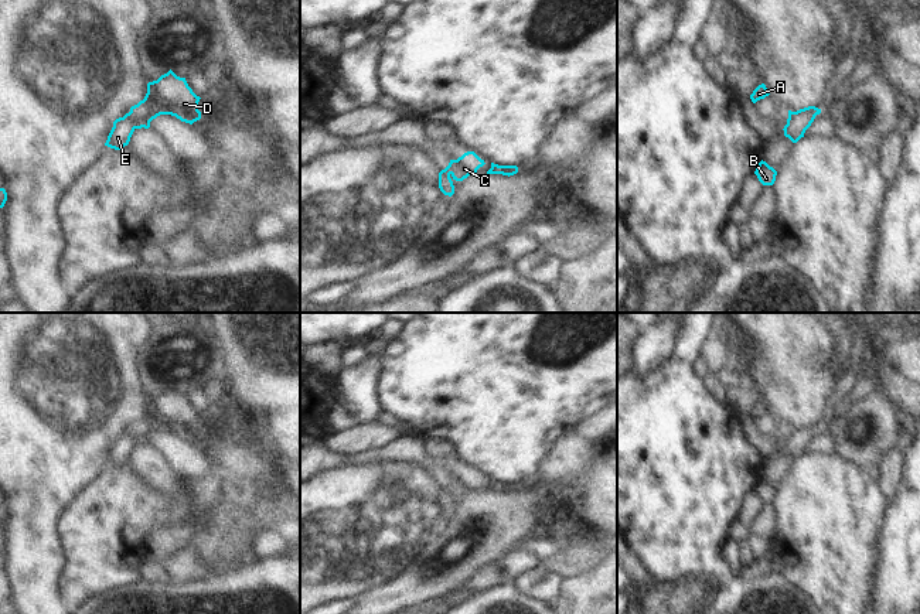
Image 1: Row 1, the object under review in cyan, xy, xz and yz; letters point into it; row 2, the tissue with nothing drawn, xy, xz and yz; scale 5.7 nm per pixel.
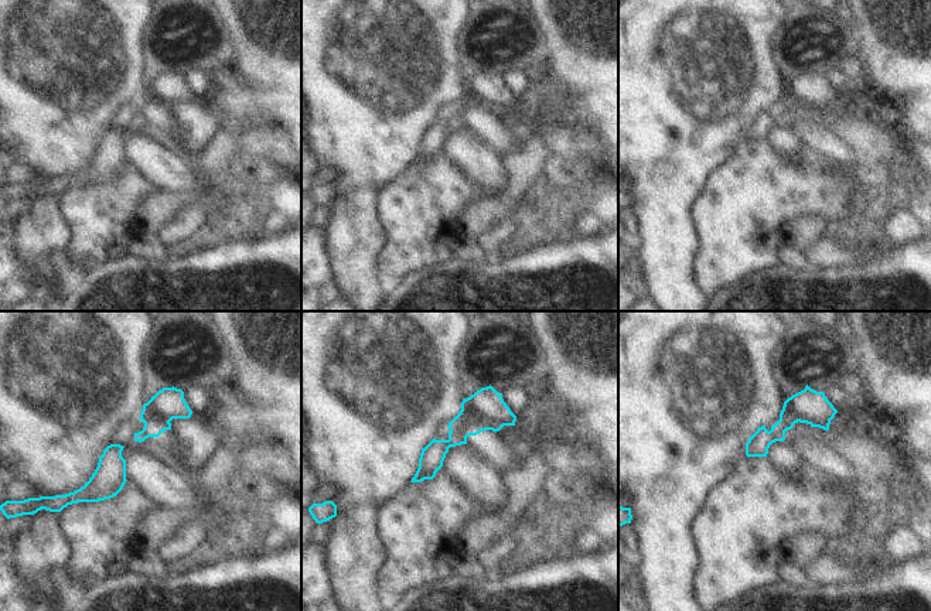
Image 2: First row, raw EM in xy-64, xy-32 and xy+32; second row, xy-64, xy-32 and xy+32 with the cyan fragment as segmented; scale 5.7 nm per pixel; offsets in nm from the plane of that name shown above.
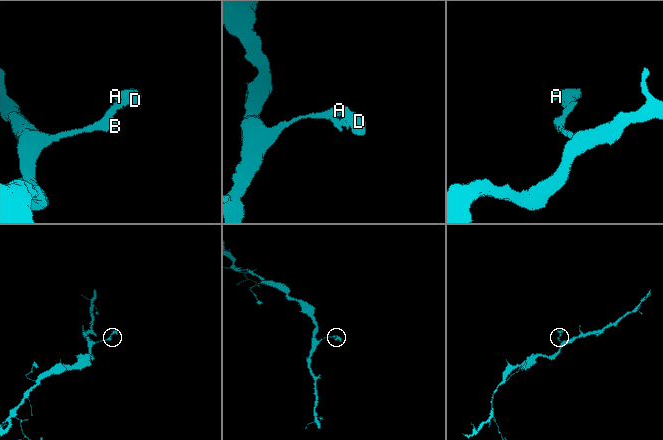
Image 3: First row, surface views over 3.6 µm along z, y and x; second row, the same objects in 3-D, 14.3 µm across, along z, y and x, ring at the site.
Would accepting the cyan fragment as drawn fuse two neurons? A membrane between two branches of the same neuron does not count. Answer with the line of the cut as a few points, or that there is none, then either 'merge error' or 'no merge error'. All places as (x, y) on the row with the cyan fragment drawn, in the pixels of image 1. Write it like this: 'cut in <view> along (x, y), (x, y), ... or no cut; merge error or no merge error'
cut in xy along (128, 113), (135, 128); merge error

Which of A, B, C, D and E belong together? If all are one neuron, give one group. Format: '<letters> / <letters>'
A C D / B E

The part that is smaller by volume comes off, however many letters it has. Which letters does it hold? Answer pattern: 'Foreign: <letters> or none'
Foreign: A, C, D

